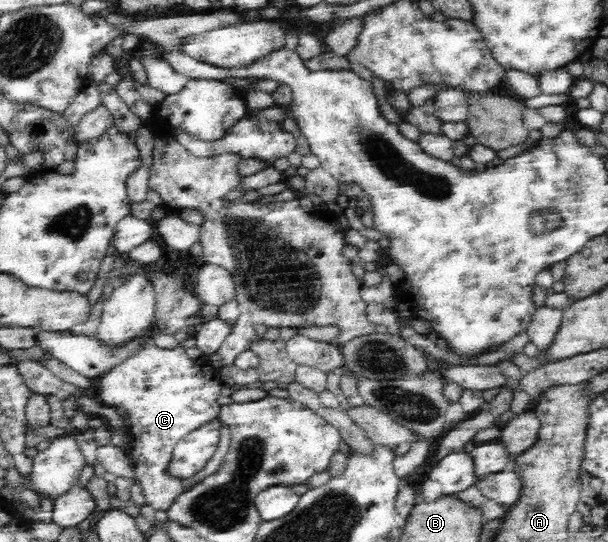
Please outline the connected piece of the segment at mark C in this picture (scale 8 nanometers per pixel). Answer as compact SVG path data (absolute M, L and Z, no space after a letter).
M152 344L100 377L103 405L122 409L126 413L131 440L126 450L135 462L135 474L145 504L166 513L184 491L215 474L224 461L231 442L231 430L222 422L216 451L202 471L188 480L172 479L166 474L176 444L206 423L218 420L223 408L218 399L224 382L210 363L205 359L190 359L181 346L174 350L161 350Z

